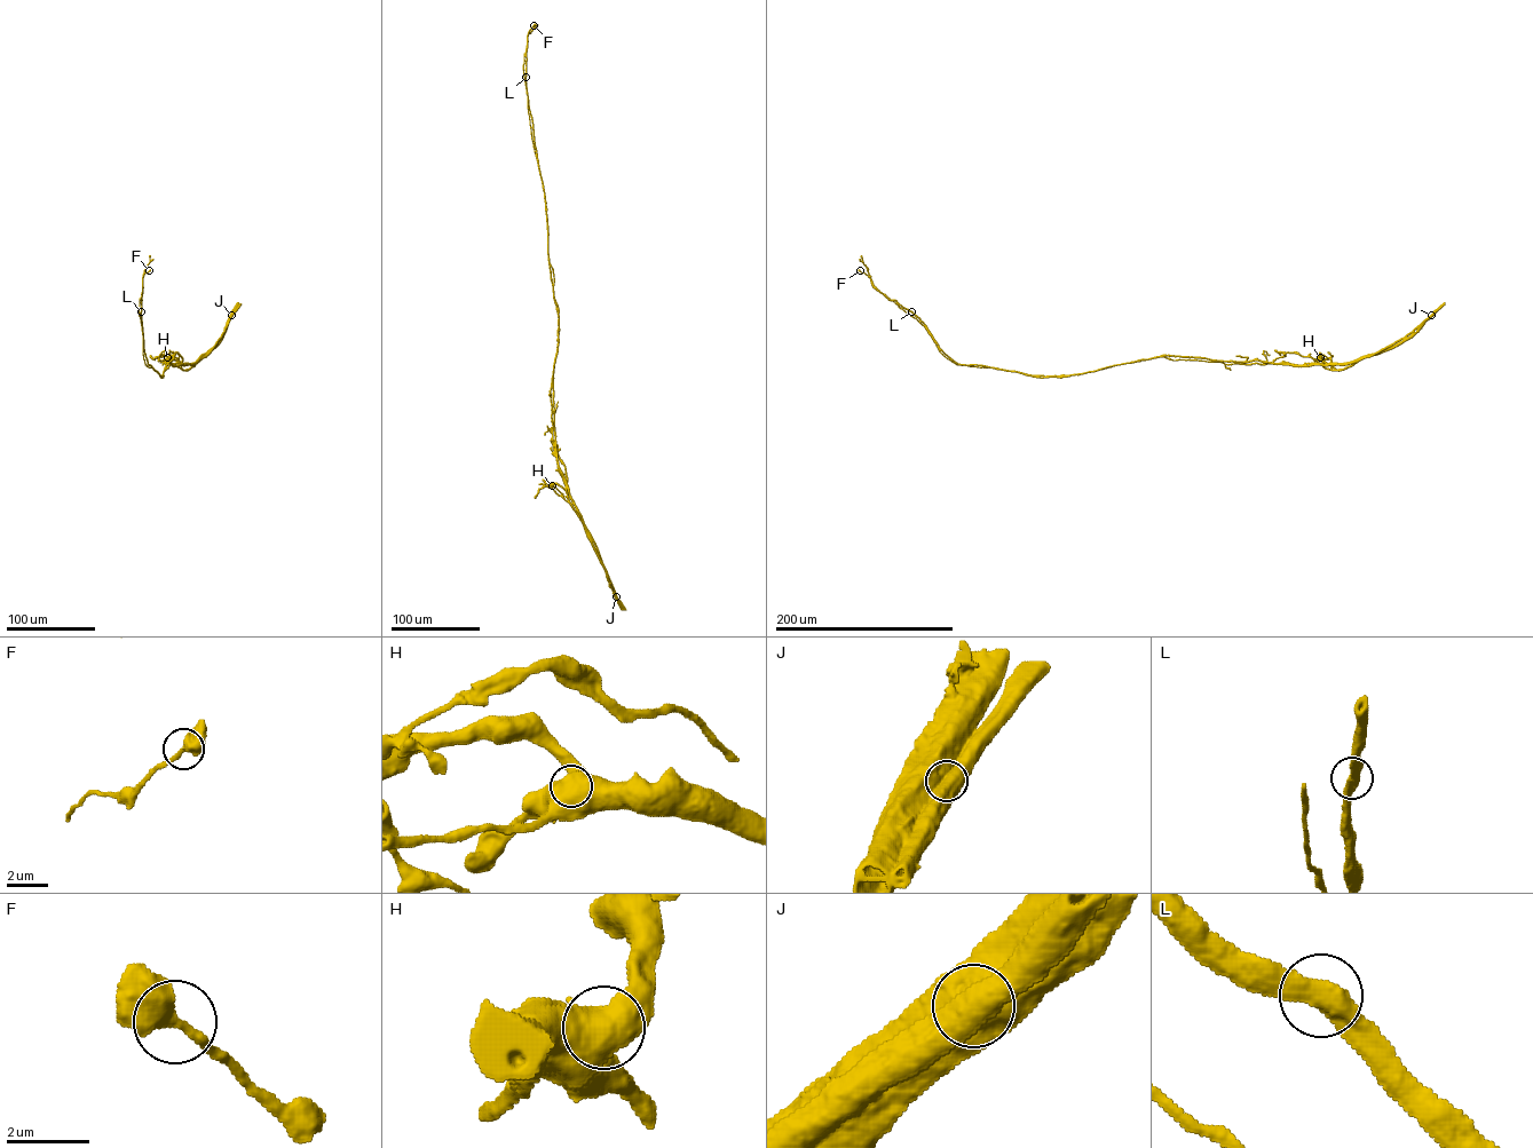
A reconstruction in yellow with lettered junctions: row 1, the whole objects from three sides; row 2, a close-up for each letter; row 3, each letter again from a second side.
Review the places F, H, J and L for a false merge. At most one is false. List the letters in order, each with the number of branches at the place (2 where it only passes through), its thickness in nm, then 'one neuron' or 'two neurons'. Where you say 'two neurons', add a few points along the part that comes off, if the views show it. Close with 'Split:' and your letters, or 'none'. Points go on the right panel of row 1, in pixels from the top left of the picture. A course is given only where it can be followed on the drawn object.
F: 2 | 400 nm | one neuron
H: 2 | 650 nm | one neuron
J: 1 | 1100 nm | two neurons | (1431, 316), (1343, 369), (1159, 356), (1044, 377), (955, 364), (916, 318), (858, 270)
L: 2 | 500 nm | one neuron
Split: J

